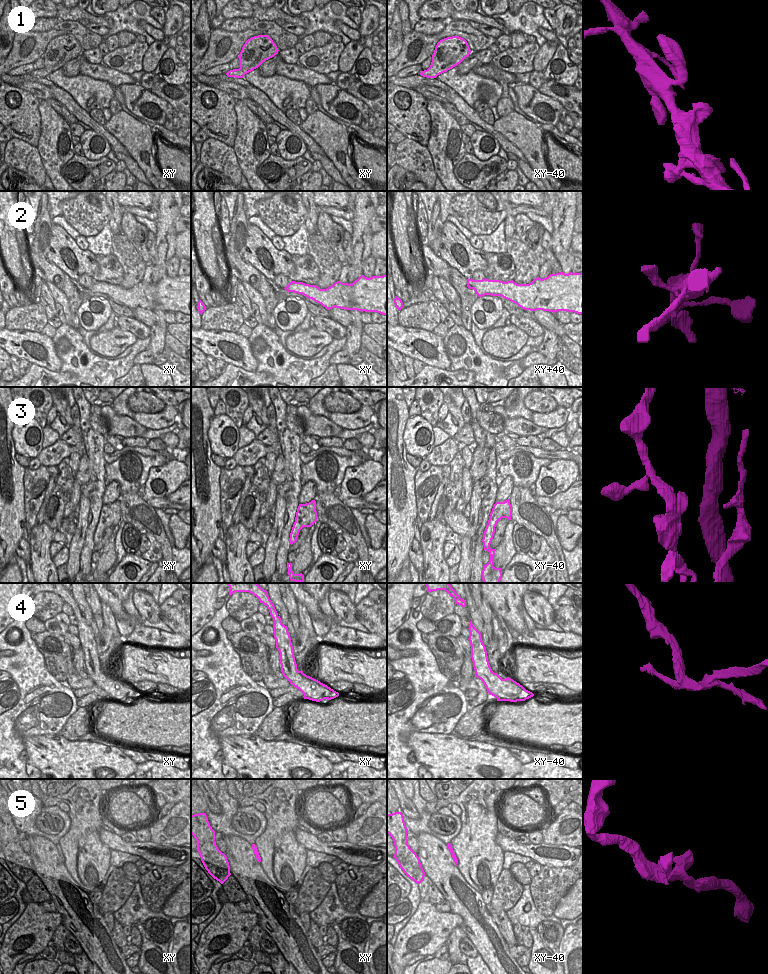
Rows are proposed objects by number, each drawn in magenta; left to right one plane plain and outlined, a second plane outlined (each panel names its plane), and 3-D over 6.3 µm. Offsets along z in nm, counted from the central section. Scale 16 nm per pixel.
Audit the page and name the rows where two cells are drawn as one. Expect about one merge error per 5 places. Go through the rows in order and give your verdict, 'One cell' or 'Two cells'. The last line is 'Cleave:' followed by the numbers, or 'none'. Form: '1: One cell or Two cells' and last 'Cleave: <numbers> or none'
1: One cell
2: One cell
3: One cell
4: Two cells
5: One cell
Cleave: 4.

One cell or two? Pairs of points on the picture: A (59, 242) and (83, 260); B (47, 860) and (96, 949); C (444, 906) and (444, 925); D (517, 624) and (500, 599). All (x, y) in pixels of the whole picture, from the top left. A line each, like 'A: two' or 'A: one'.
A: one
B: one
C: two
D: one

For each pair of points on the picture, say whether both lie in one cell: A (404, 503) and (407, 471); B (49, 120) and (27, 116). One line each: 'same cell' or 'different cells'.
A: same cell
B: different cells

